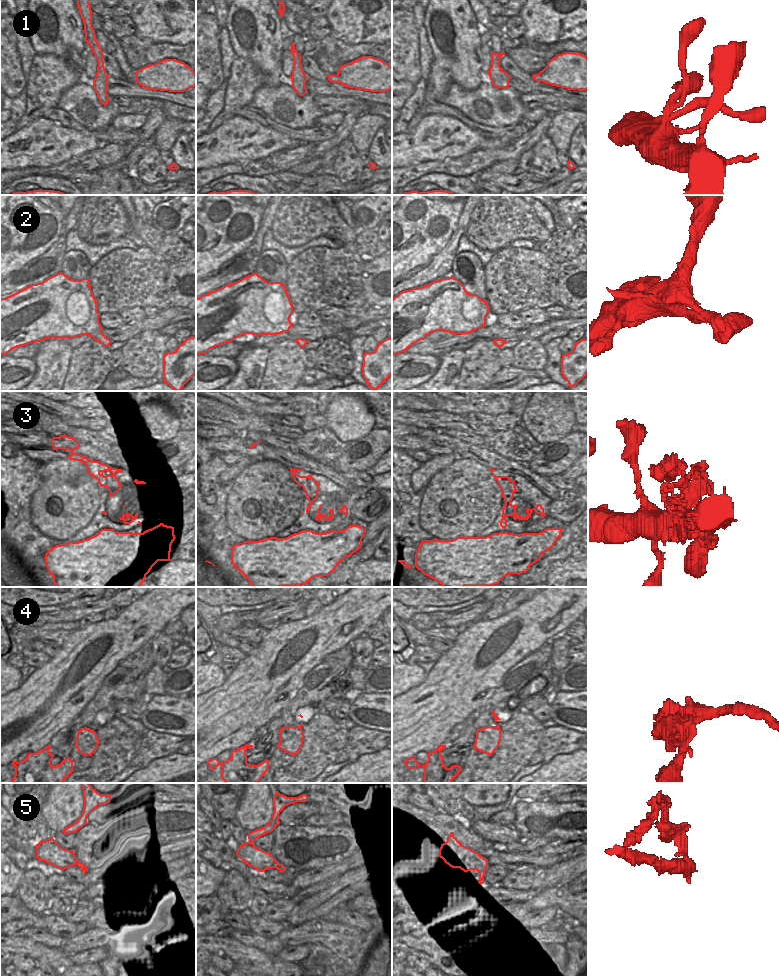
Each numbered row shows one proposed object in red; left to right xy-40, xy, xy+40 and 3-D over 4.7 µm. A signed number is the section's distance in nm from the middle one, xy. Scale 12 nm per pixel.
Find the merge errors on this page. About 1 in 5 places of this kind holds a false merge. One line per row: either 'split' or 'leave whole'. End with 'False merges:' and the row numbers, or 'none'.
1: leave whole
2: leave whole
3: split
4: split
5: split
False merges: 3, 4, 5

